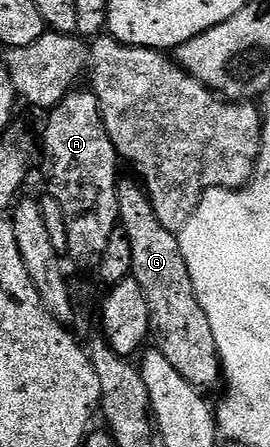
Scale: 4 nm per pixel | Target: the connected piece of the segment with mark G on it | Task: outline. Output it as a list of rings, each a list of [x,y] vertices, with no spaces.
[[[121,180],[117,186],[119,228],[130,235],[130,251],[134,254],[132,277],[146,295],[148,309],[152,313],[151,328],[155,336],[156,333],[160,336],[158,348],[177,368],[182,379],[198,390],[209,391],[222,381],[220,352],[218,343],[214,343],[210,319],[206,319],[206,311],[202,311],[202,303],[198,303],[179,236],[166,231],[166,227],[158,223],[158,215],[154,215],[154,207],[141,182],[131,180]]]

